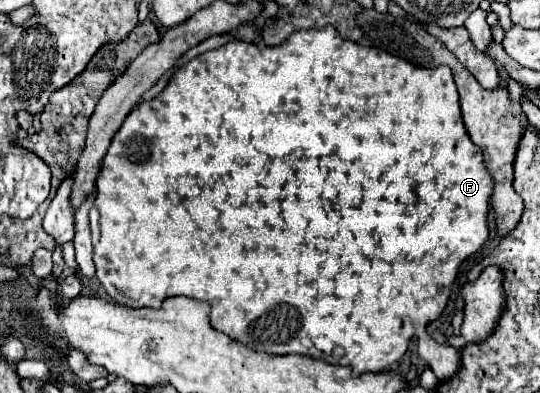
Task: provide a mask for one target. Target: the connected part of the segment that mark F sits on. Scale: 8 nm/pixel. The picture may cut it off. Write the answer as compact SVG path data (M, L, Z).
M322 27L322 29L310 29L310 31L296 31L294 35L290 35L290 39L286 39L284 43L280 43L278 47L258 47L256 43L242 43L242 41L230 41L218 49L206 51L202 55L198 55L196 59L192 59L190 63L186 63L184 67L180 67L170 83L166 85L166 89L152 101L142 103L140 107L136 107L124 121L124 125L120 127L120 131L114 135L112 145L104 157L102 169L98 173L98 179L95 181L98 187L98 195L89 212L92 243L94 248L93 260L96 263L96 277L102 283L102 287L106 289L106 293L118 301L120 305L126 307L160 307L164 299L168 297L176 297L176 295L184 295L184 297L194 297L200 301L206 301L212 307L210 319L212 325L226 333L228 337L248 345L254 351L262 351L262 353L270 353L270 355L286 355L286 353L298 353L298 355L310 355L316 359L324 359L324 361L334 361L332 353L336 347L344 349L344 357L340 361L340 365L350 365L352 367L352 375L358 377L366 371L384 371L388 369L392 363L396 363L408 349L410 339L416 335L416 327L426 327L430 321L436 321L448 299L450 299L450 291L452 291L452 283L456 281L458 269L462 265L462 261L466 261L470 255L474 255L476 251L482 249L482 245L488 239L488 209L490 209L490 195L492 195L492 177L484 167L482 161L482 151L470 141L470 137L466 135L464 123L462 123L462 115L460 115L460 103L458 103L458 91L452 79L452 71L448 67L436 67L436 69L422 69L416 67L412 63L406 63L404 59L398 59L390 53L372 49L372 47L362 47L354 41L346 41L338 35L338 31L334 31L334 27Z

